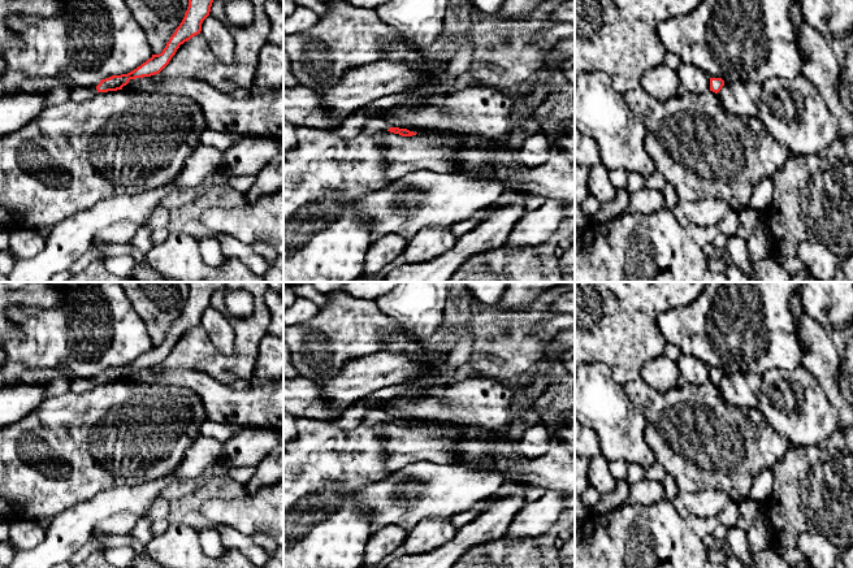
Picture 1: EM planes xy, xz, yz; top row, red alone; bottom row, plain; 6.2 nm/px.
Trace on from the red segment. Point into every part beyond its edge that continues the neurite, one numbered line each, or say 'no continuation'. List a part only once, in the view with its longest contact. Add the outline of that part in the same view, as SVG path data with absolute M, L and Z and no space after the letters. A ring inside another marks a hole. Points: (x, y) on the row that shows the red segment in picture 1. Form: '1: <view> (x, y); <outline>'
no continuation

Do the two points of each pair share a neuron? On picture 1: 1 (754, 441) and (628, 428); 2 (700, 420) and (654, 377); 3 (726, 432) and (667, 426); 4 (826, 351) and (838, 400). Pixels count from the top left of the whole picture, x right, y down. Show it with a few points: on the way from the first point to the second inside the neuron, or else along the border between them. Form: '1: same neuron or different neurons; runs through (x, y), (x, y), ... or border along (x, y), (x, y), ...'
1: different neurons; border along (631, 402), (645, 420), (645, 441), (656, 458)
2: different neurons; border along (640, 378), (661, 393), (667, 393), (676, 386)
3: same neuron; runs through (711, 426), (682, 426)
4: same neuron; runs through (826, 363), (832, 389)

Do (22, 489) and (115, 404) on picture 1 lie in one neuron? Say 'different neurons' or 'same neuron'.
same neuron

